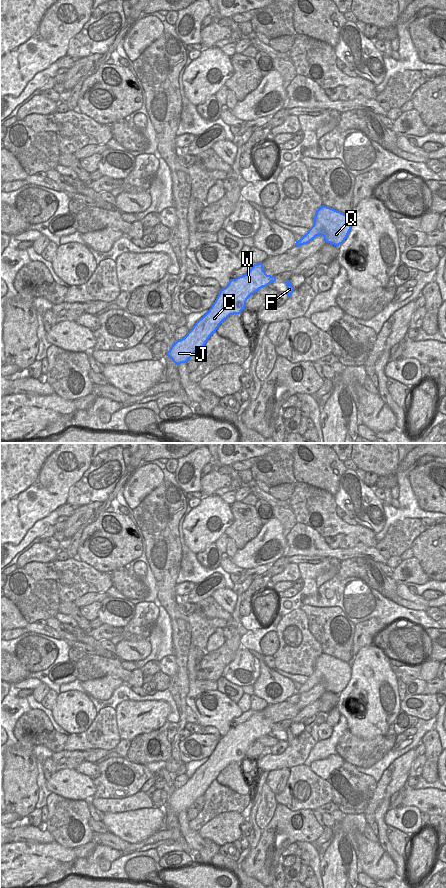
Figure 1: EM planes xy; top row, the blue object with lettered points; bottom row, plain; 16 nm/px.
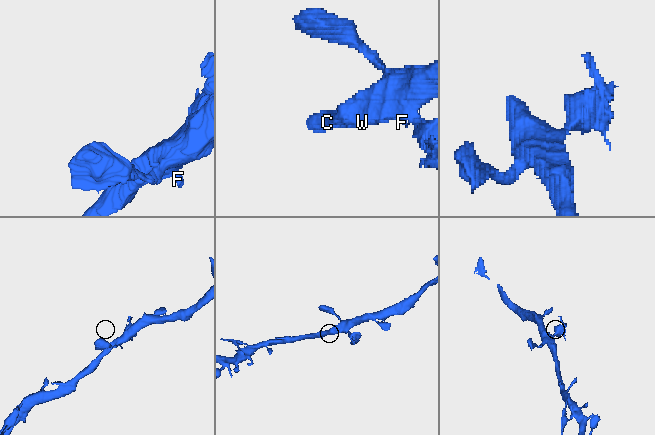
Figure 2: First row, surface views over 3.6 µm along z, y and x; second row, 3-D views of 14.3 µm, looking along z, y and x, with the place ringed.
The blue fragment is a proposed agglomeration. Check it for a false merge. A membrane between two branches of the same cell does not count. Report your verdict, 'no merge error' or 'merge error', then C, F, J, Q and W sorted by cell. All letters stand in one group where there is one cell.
no merge error; C F J Q W

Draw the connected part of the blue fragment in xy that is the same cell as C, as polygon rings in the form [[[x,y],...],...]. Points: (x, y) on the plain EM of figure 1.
[[[262,711],[254,712],[246,722],[231,727],[228,733],[220,738],[209,759],[195,771],[184,786],[171,794],[167,804],[177,815],[181,811],[187,811],[198,797],[205,794],[225,767],[230,763],[240,762],[252,742],[275,729],[276,724],[267,723]]]

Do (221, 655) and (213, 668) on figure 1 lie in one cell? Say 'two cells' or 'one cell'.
one cell

